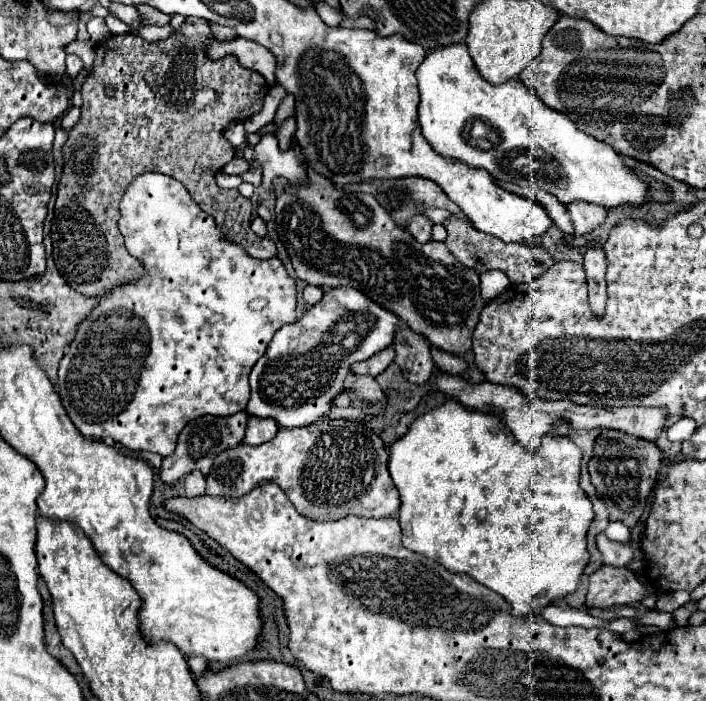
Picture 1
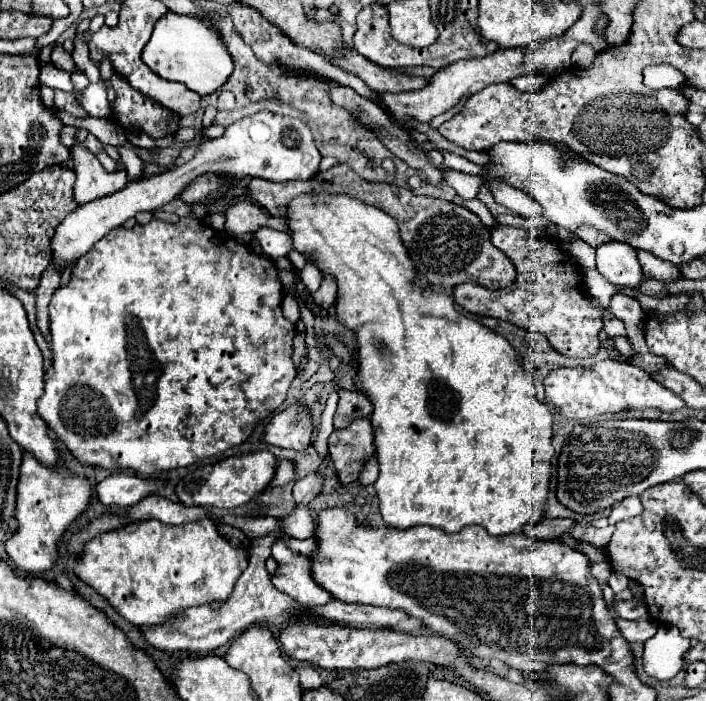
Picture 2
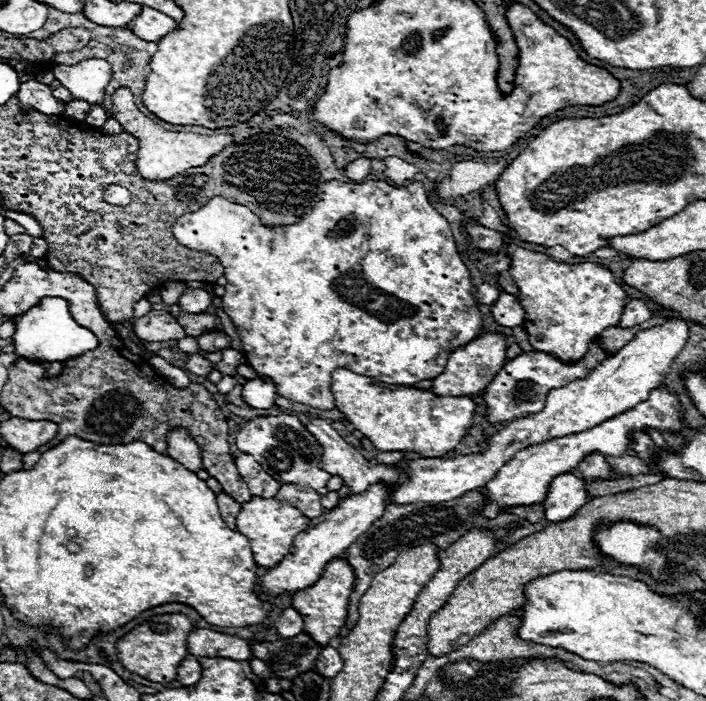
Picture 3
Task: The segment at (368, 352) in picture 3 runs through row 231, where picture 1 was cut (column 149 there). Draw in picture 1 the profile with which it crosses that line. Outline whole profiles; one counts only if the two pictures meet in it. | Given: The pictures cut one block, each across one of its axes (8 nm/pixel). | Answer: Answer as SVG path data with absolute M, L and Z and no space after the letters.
M140 174L126 190L122 202L120 202L120 232L124 236L124 244L132 256L136 256L144 268L146 274L130 284L116 288L114 292L108 292L100 296L100 304L92 310L92 314L80 324L76 332L76 340L72 342L68 354L60 360L60 370L58 370L58 394L62 398L62 404L74 422L74 426L86 436L94 440L104 440L104 438L114 438L116 442L124 444L130 450L148 450L156 452L160 456L168 456L176 448L176 440L180 430L194 418L212 414L212 416L230 416L246 408L250 400L250 386L248 386L248 374L252 366L258 362L258 358L264 356L274 332L282 328L284 324L290 324L296 320L294 308L296 308L296 284L288 276L284 264L280 258L270 258L270 260L258 260L248 256L240 246L222 240L222 234L216 230L214 218L206 214L188 194L182 182L178 182L172 176L166 174Z

